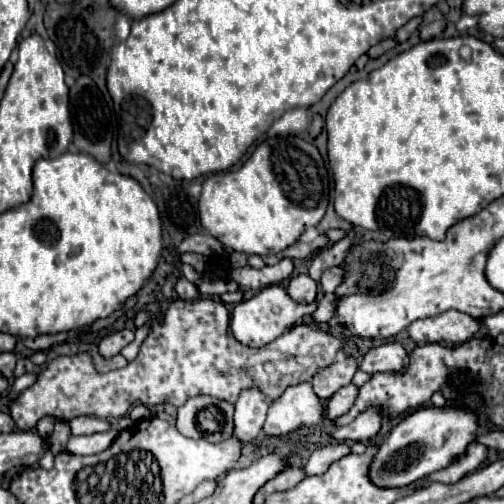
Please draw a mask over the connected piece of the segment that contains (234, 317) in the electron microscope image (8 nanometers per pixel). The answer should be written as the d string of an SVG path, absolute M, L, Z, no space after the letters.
M319 271L319 277L314 279L318 284L315 301L308 305L295 303L295 301L287 295L285 287L281 287L281 285L265 287L265 289L261 289L259 293L255 293L251 299L237 303L235 309L233 309L233 313L231 313L231 323L229 323L231 335L233 335L239 343L243 343L245 347L265 347L267 343L275 341L275 339L277 339L279 335L283 335L289 327L301 323L313 309L316 309L317 303L319 303L321 297L324 295L324 292L319 287L321 273L322 271Z

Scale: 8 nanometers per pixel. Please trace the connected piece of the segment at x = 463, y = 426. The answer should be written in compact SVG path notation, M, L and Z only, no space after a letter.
M449 407L417 409L413 415L407 415L381 443L369 467L369 479L373 485L383 489L411 485L413 481L447 467L453 459L463 455L467 445L473 443L475 433L477 433L477 419L469 411L449 409Z

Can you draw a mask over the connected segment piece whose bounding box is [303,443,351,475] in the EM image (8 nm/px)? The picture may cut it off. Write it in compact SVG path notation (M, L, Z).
M335 443L335 445L327 445L327 447L319 447L311 453L309 461L305 463L305 475L321 475L325 473L331 463L339 461L341 457L349 455L351 449L345 445L345 443Z

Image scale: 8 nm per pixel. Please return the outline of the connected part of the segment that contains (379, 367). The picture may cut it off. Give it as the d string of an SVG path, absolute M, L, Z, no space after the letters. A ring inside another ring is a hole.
M385 343L369 349L359 369L365 373L385 373L385 371L401 371L407 365L407 351L399 343Z

